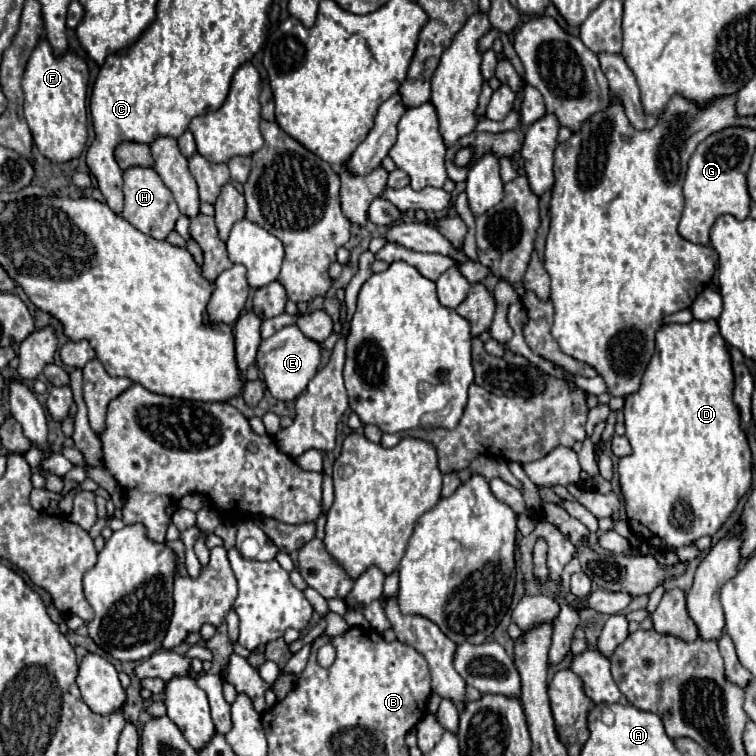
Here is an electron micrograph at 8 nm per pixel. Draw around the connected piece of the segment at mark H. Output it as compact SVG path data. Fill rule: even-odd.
M130 166L128 170L122 172L122 178L124 178L124 188L122 188L124 212L122 212L122 218L128 220L140 232L144 232L152 238L164 240L166 234L170 230L174 230L174 224L180 216L180 210L178 210L178 204L176 204L172 192L164 186L164 182L156 174L156 170L150 166Z

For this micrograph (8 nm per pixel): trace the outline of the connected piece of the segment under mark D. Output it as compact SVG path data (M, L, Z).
M718 320L664 324L658 330L656 356L644 372L642 386L638 392L628 394L624 402L626 438L634 452L620 458L618 464L628 524L644 542L680 548L700 536L712 536L750 490L752 454L740 428L740 412L732 400L732 390L732 358L726 340L720 336Z

